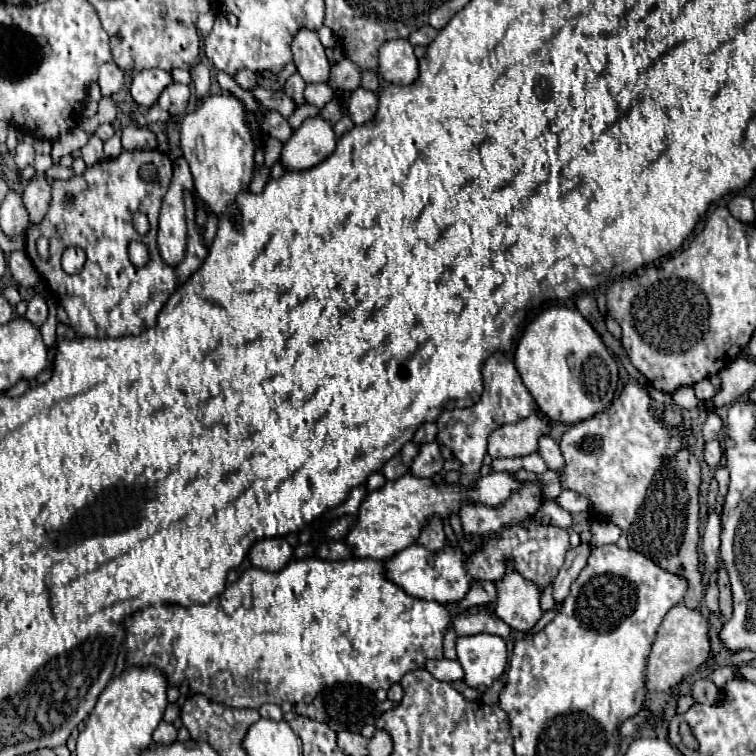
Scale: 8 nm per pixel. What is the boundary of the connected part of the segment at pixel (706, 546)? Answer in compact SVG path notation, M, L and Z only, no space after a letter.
M714 477L712 483L710 483L710 489L708 489L708 495L706 495L706 501L708 501L708 523L706 523L706 529L704 529L704 535L702 535L702 549L704 549L704 555L706 555L706 559L704 559L706 573L712 567L718 567L720 517L716 513L716 497L718 497L718 481Z

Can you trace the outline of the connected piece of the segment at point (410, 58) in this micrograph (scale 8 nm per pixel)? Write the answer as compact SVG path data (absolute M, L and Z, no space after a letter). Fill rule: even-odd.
M408 39L386 41L380 47L380 67L378 73L396 85L410 85L418 77L418 59L414 47Z

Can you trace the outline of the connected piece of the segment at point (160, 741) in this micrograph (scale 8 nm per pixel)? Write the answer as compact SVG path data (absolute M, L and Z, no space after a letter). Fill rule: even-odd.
M160 723L154 731L154 745L170 745L176 741L176 729L170 723Z

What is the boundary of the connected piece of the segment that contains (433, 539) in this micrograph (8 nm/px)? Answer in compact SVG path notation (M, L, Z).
M430 519L428 525L424 527L422 535L418 537L418 543L428 549L430 553L438 553L444 549L444 543L446 543L446 535L444 535L444 529L442 529L442 521L440 519Z

